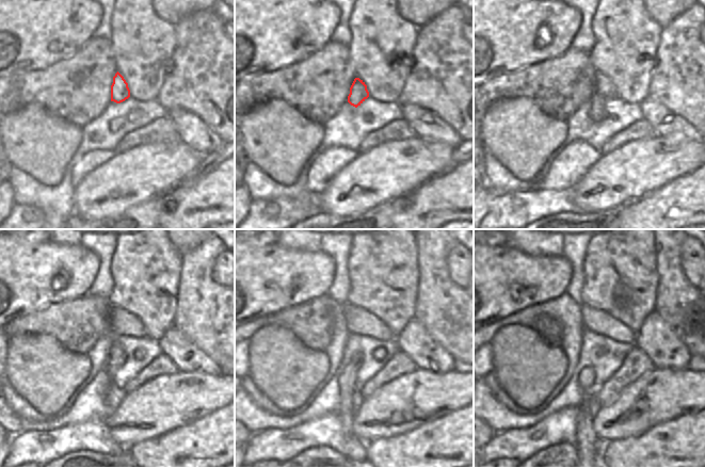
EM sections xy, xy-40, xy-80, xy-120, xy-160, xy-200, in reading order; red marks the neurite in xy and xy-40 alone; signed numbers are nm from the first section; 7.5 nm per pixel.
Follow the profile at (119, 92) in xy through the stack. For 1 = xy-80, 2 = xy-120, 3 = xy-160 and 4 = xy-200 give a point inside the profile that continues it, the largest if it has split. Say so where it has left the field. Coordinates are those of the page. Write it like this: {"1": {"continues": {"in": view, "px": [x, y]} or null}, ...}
{"1": {"continues": {"in": "xy-80", "px": [596, 113]}}, "2": {"continues": {"in": "xy-120", "px": [116, 355]}}, "3": {"continues": {"in": "xy-160", "px": [348, 377]}}, "4": {"continues": {"in": "xy-200", "px": [586, 444]}}}

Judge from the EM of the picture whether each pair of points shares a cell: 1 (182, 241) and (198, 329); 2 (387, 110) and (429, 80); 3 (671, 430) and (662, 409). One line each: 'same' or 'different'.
1: different
2: different
3: different

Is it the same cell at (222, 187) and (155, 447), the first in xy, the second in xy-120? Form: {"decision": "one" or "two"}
{"decision": "one"}

